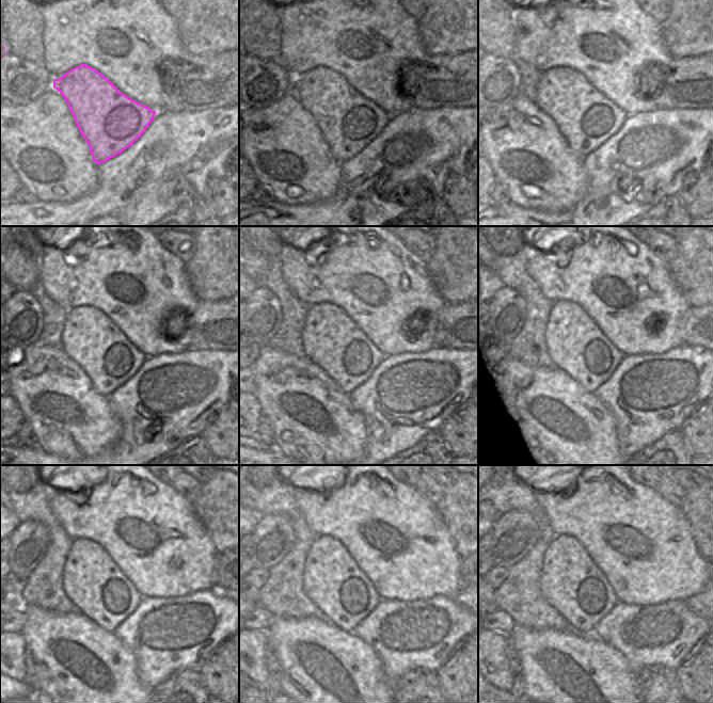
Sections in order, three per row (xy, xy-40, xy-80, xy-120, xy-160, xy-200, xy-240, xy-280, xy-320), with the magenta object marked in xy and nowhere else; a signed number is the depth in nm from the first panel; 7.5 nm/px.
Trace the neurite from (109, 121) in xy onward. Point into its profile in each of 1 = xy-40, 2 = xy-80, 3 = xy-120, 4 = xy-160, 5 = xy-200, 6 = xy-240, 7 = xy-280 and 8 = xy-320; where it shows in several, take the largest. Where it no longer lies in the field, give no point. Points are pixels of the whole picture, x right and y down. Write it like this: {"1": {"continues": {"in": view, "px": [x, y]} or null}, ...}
{"1": {"continues": {"in": "xy-40", "px": [348, 122]}}, "2": {"continues": {"in": "xy-80", "px": [586, 118]}}, "3": {"continues": {"in": "xy-120", "px": [90, 337]}}, "4": {"continues": {"in": "xy-160", "px": [331, 339]}}, "5": {"continues": {"in": "xy-200", "px": [575, 345]}}, "6": {"continues": {"in": "xy-240", "px": [92, 580]}}, "7": {"continues": {"in": "xy-280", "px": [332, 579]}}, "8": {"continues": {"in": "xy-320", "px": [570, 581]}}}

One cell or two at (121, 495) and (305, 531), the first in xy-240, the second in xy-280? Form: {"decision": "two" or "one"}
{"decision": "two"}

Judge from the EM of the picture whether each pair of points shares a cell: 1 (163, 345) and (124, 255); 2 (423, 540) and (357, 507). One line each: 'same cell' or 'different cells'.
1: same cell
2: same cell

